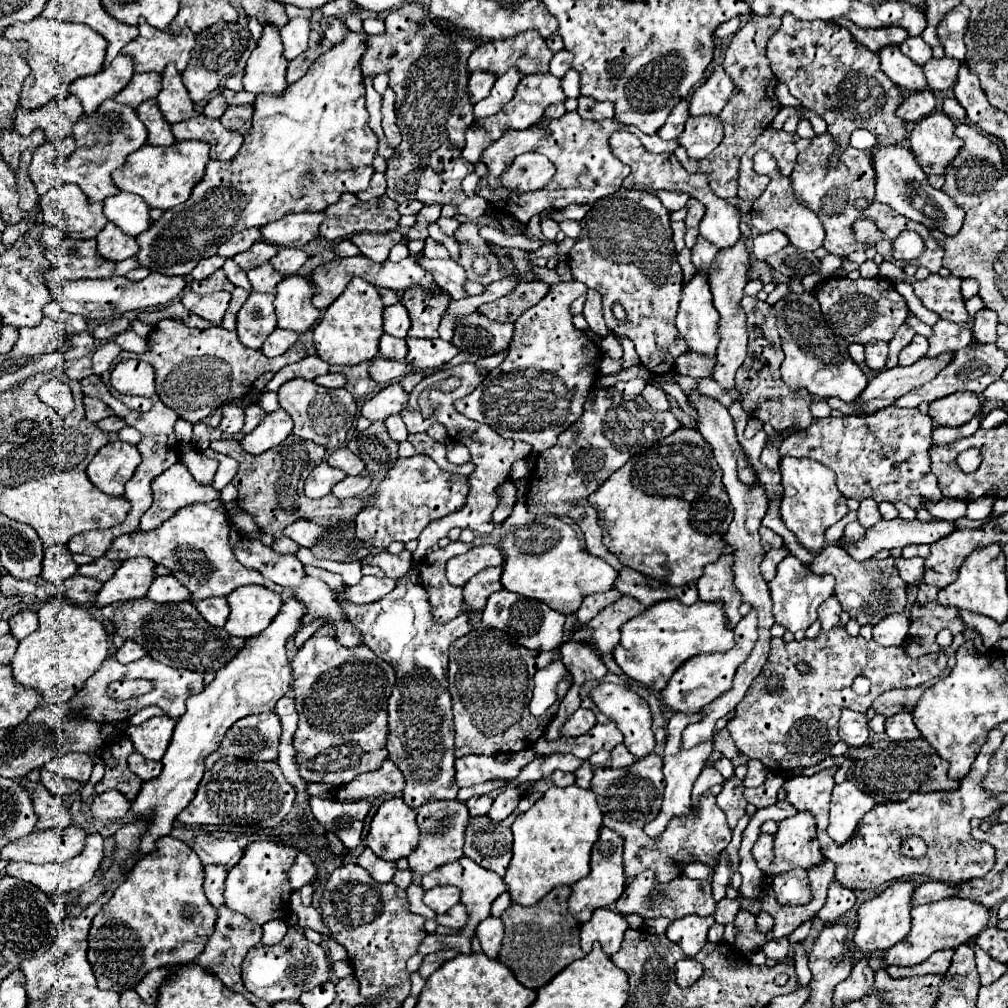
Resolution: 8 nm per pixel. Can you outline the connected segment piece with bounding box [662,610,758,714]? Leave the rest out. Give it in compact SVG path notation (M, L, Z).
M754 610L744 616L738 626L734 628L734 648L728 652L720 652L720 654L700 654L690 658L688 662L684 662L668 680L666 688L662 690L662 704L664 708L668 708L670 712L684 712L684 714L696 714L700 712L704 706L708 706L710 702L714 702L718 696L722 696L724 692L730 690L732 686L732 678L736 668L748 658L748 652L752 650L754 642L756 642L758 630L756 630L756 614Z

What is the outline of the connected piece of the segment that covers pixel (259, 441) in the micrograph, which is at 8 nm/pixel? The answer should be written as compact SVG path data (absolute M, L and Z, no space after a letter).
M278 408L276 412L266 414L264 420L250 434L246 434L240 444L248 454L262 454L278 446L290 432L292 432L292 418L286 414L286 410Z

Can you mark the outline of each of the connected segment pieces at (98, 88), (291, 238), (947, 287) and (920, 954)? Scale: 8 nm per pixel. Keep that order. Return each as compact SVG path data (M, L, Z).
M120 54L100 74L84 76L72 82L68 92L82 102L84 114L88 116L88 114L94 114L104 100L114 98L130 82L132 74L134 74L134 62L124 54Z
M300 212L300 214L288 214L282 220L266 224L260 230L264 234L264 240L268 240L270 244L300 248L310 240L318 238L318 228L322 222L324 222L324 212L320 214Z
M930 274L926 280L916 280L912 288L928 310L936 312L944 320L968 326L972 330L972 320L964 308L964 298L960 294L960 282L962 280L956 276L942 278L940 274Z
M946 898L934 904L914 906L910 936L892 946L890 950L886 950L884 960L888 964L898 964L898 966L916 966L938 950L948 950L948 948L958 948L960 944L968 944L970 940L976 938L978 932L982 932L988 926L990 918L992 910L966 898Z

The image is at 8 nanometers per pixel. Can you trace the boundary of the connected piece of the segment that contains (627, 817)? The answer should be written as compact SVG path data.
M658 754L636 760L632 766L626 768L600 766L592 778L592 790L596 792L598 806L604 814L604 826L624 838L624 872L628 882L648 868L656 872L658 882L670 882L672 878L682 876L684 868L692 862L702 862L712 868L716 864L716 858L720 858L722 850L732 838L726 816L716 806L716 796L710 790L700 796L698 806L692 808L688 818L672 818L672 822L666 826L664 834L656 842L652 842L648 834L644 834L644 826L652 822L652 818L656 818L656 814L660 812L664 792L662 756Z

